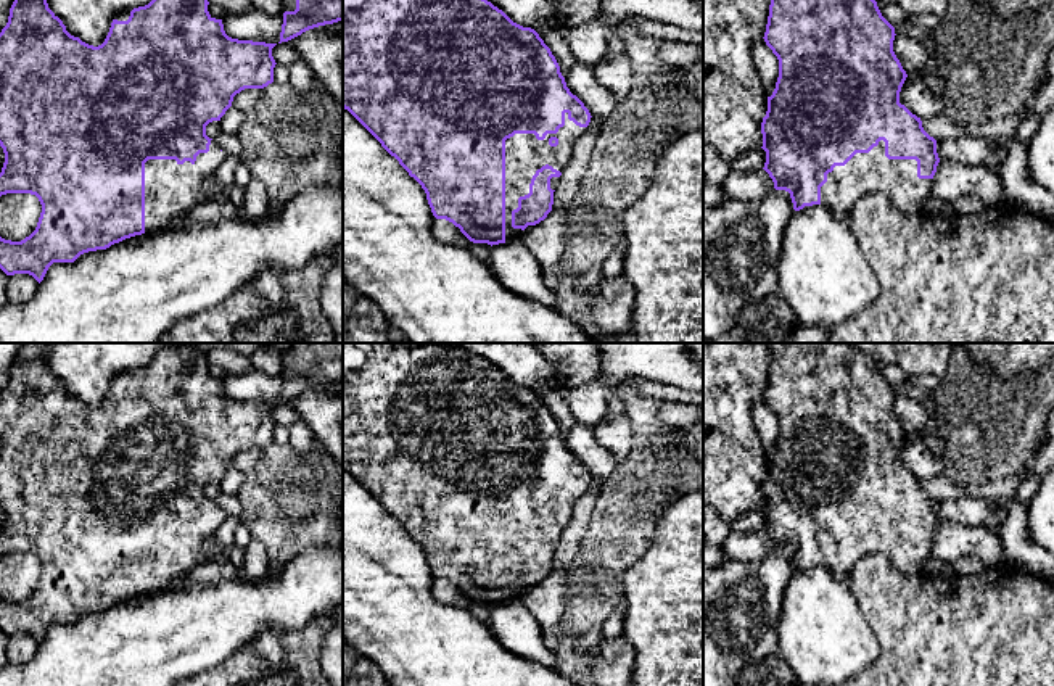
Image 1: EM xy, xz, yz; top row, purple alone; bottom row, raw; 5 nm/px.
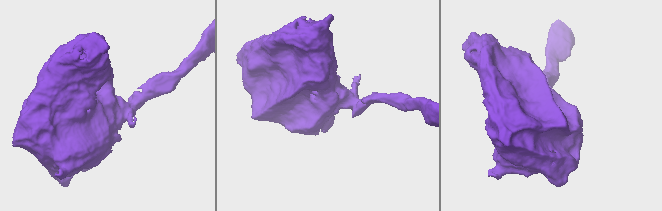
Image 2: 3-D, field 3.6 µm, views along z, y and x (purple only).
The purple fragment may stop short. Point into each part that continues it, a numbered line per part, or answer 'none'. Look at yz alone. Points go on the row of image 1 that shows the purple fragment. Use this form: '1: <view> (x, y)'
1: yz (866, 173)

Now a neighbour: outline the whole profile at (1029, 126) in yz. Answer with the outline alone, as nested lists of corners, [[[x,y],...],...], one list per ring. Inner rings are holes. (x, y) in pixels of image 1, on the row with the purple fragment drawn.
[[[1025,118],[1019,124],[1019,127],[1015,130],[1015,137],[1027,145],[1030,142],[1030,138],[1035,135],[1035,132],[1038,130],[1038,126],[1040,126],[1040,119]]]

